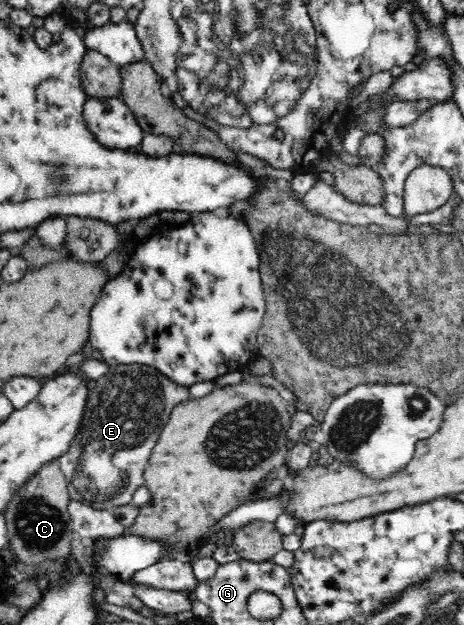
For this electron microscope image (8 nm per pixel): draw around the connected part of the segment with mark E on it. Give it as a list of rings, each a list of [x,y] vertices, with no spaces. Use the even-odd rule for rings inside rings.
[[[134,363],[112,366],[112,371],[96,380],[95,387],[90,391],[91,395],[79,430],[70,447],[56,458],[56,462],[66,478],[72,500],[99,510],[118,508],[130,504],[136,489],[145,485],[143,469],[149,463],[152,448],[156,445],[172,409],[178,403],[191,398],[190,388],[168,379],[153,367]]]

